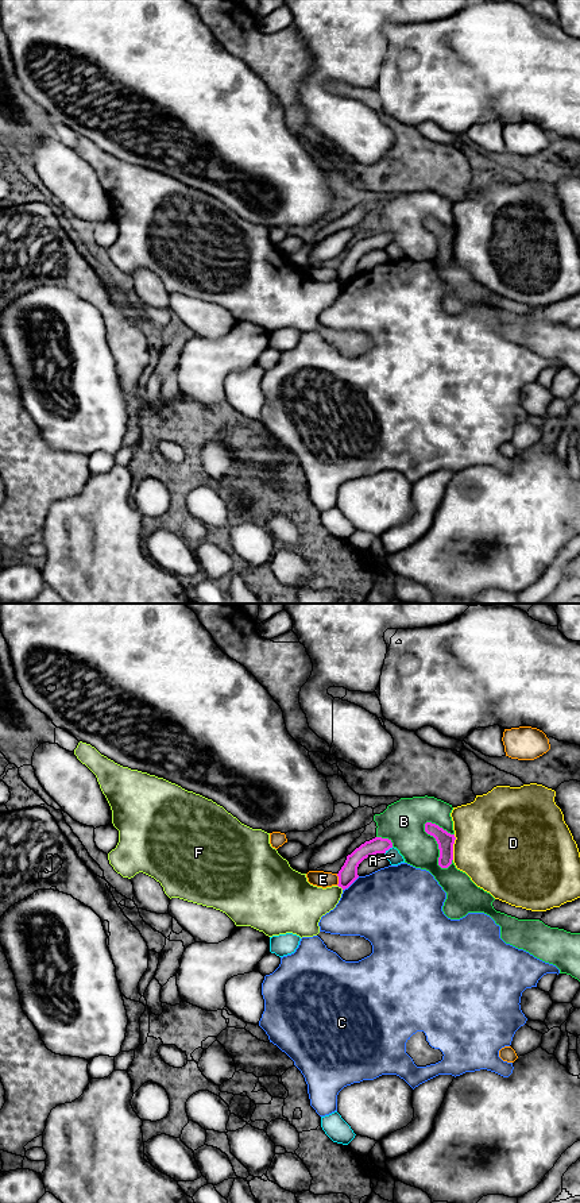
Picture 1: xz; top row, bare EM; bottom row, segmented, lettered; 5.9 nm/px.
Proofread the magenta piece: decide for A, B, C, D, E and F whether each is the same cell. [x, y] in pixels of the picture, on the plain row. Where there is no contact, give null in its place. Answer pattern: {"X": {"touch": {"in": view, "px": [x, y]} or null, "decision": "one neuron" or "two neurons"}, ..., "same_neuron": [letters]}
{"A": {"touch": {"in": "xz", "px": [389, 243]}, "decision": "two neurons"}, "B": {"touch": {"in": "xz", "px": [439, 242]}, "decision": "two neurons"}, "C": {"touch": {"in": "xz", "px": [351, 278]}, "decision": "two neurons"}, "D": {"touch": {"in": "xz", "px": [452, 242]}, "decision": "two neurons"}, "E": {"touch": {"in": "xz", "px": [339, 274]}, "decision": "two neurons"}, "F": {"touch": {"in": "xz", "px": [340, 281]}, "decision": "two neurons"}, "same_neuron": []}

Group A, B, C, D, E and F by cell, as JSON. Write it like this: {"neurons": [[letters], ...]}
{"neurons": [["A"], ["B"], ["C"], ["D"], ["E"], ["F"]]}

